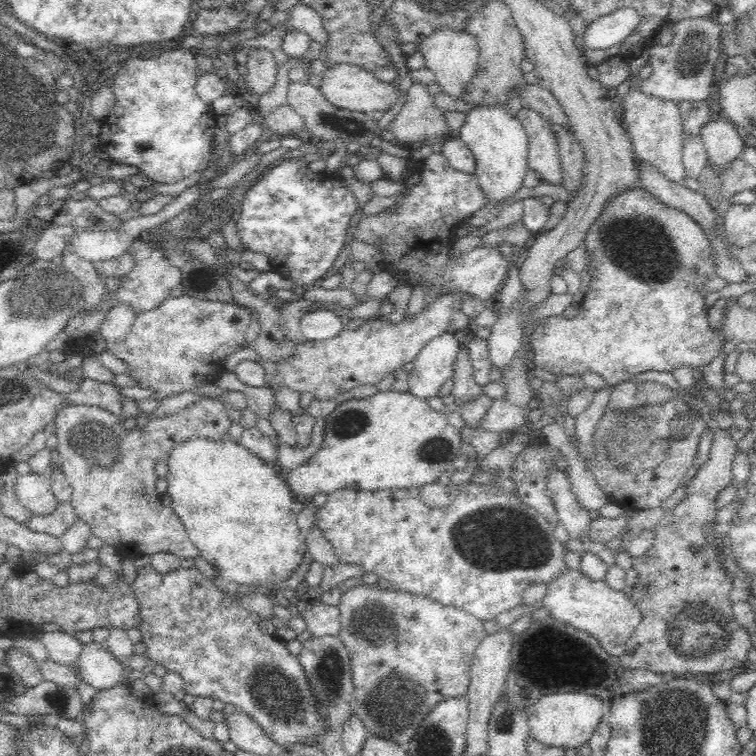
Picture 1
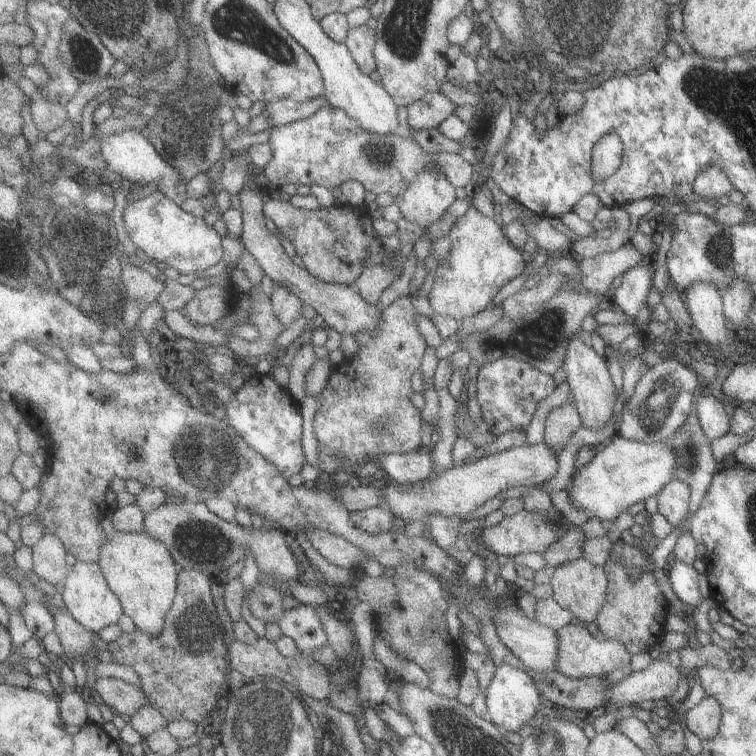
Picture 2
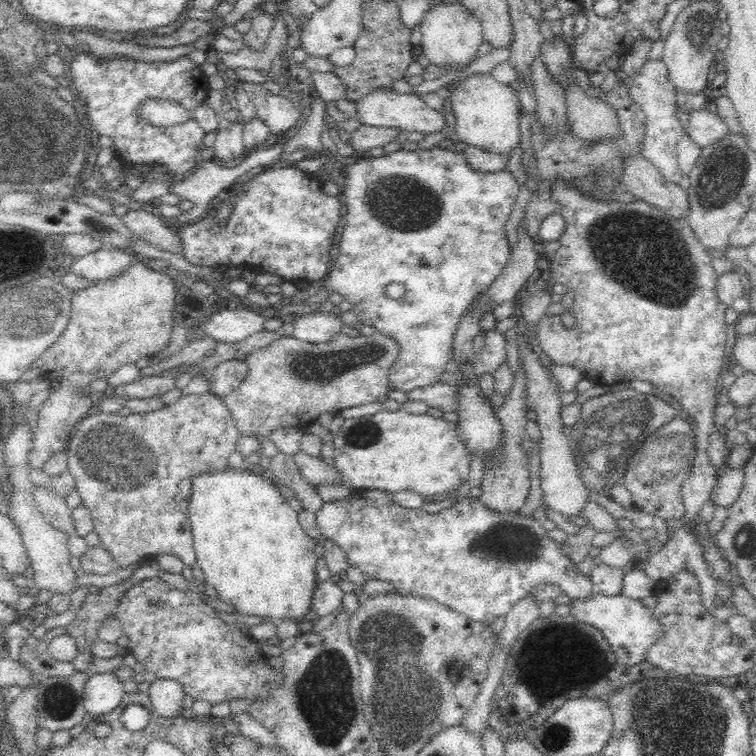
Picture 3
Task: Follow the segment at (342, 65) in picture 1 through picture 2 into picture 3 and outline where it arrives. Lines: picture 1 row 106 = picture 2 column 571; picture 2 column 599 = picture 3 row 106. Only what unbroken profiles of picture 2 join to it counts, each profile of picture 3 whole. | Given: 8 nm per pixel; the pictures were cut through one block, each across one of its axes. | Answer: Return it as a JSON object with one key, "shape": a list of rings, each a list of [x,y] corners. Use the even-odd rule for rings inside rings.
{"shape":[[[392,88],[390,90],[370,90],[366,96],[356,100],[356,112],[358,112],[358,122],[362,122],[362,126],[374,126],[374,128],[396,128],[404,134],[438,134],[444,130],[446,120],[442,112],[436,112],[432,108],[428,108],[422,98],[414,96],[414,94],[398,94]]]}

